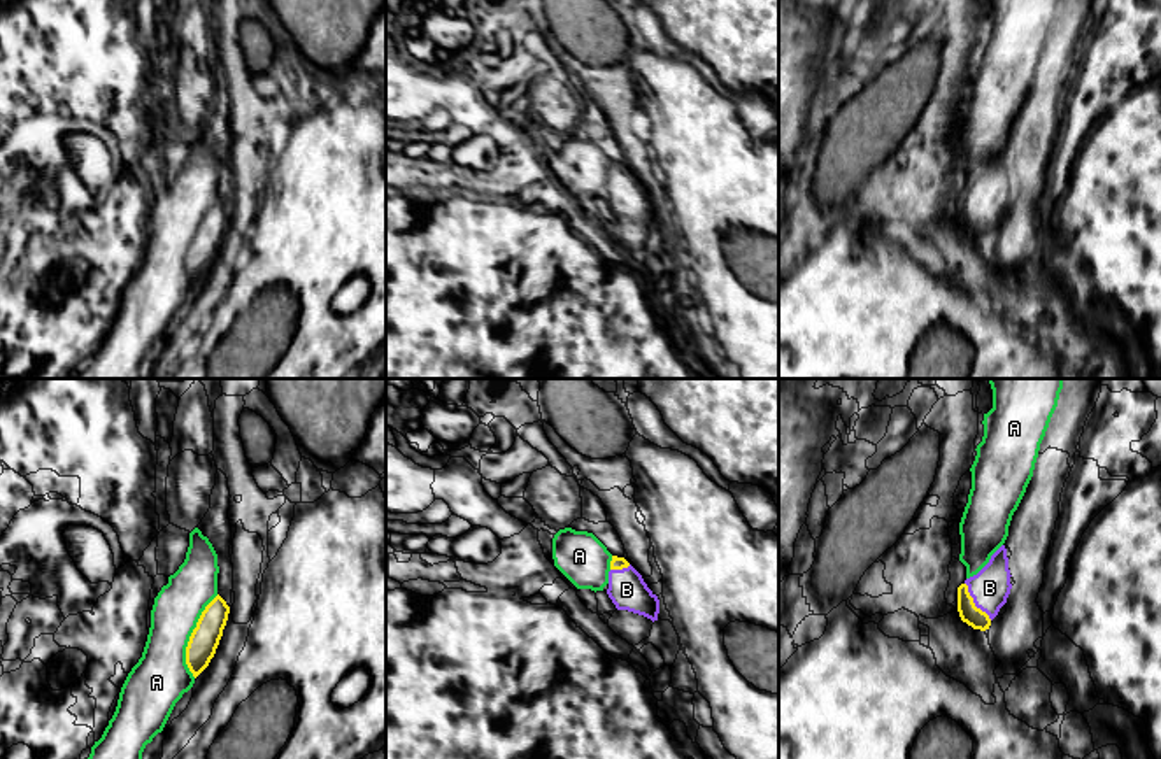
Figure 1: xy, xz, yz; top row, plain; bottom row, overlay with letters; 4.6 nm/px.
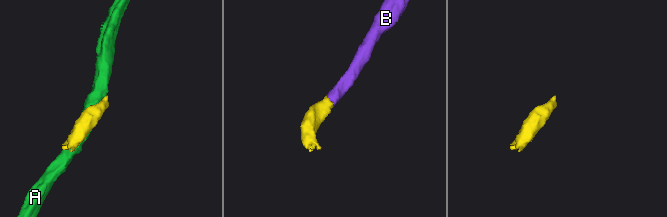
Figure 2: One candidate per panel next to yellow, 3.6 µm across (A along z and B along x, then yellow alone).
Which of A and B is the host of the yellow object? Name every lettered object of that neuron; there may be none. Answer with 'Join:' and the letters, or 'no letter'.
Join: B

